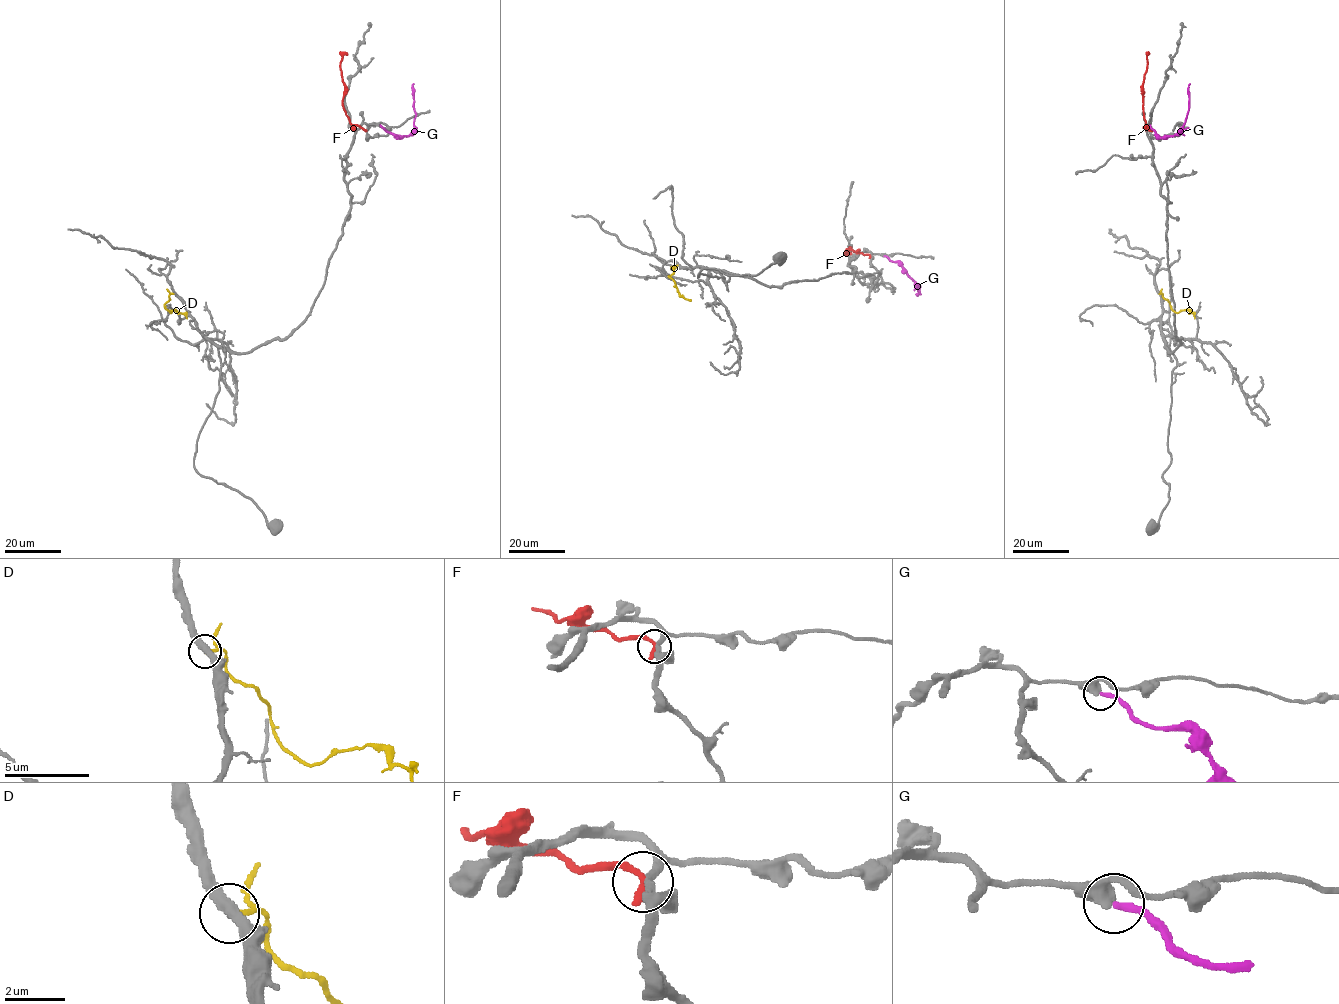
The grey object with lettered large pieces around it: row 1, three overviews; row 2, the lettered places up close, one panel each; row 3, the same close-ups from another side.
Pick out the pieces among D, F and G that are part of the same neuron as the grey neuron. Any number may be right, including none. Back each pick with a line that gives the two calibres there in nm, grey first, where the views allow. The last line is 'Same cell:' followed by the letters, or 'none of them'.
D: calibres 360 and 150 nm
Same cell: D

